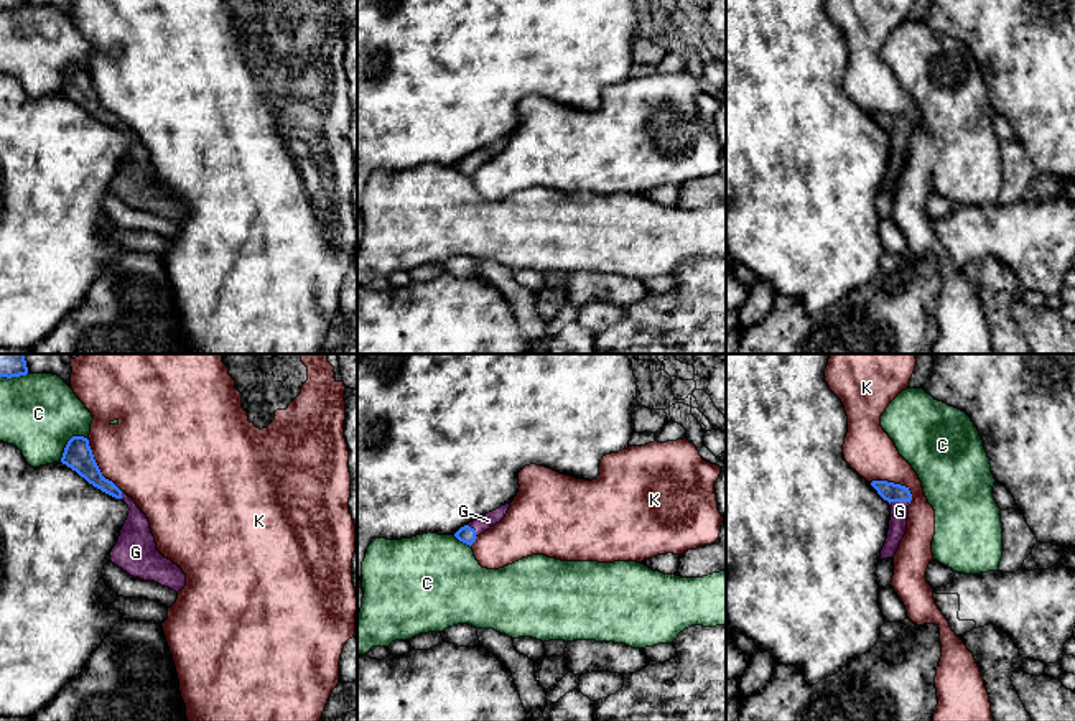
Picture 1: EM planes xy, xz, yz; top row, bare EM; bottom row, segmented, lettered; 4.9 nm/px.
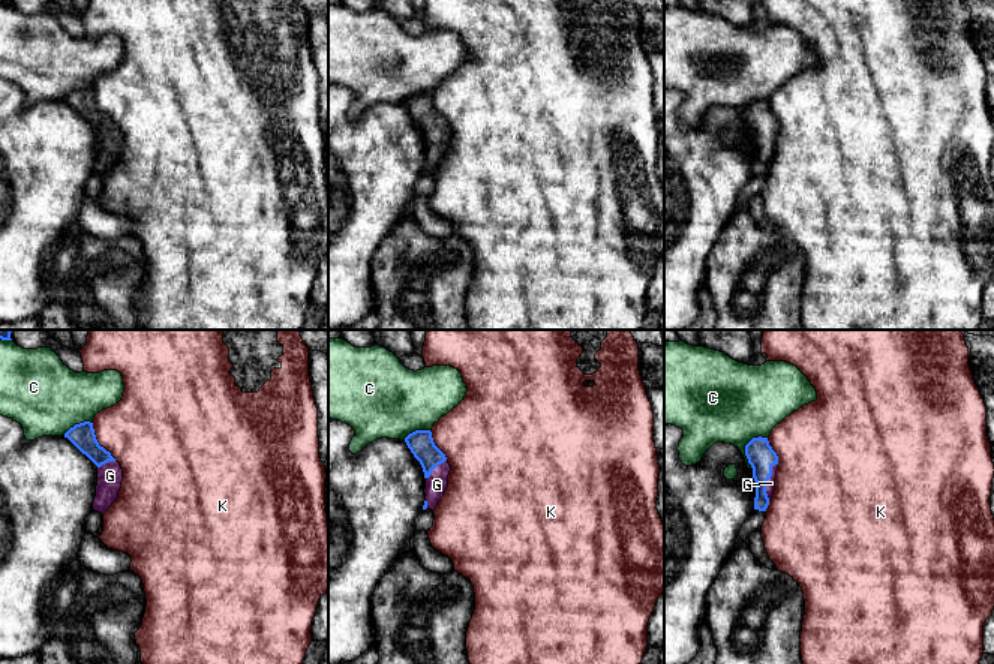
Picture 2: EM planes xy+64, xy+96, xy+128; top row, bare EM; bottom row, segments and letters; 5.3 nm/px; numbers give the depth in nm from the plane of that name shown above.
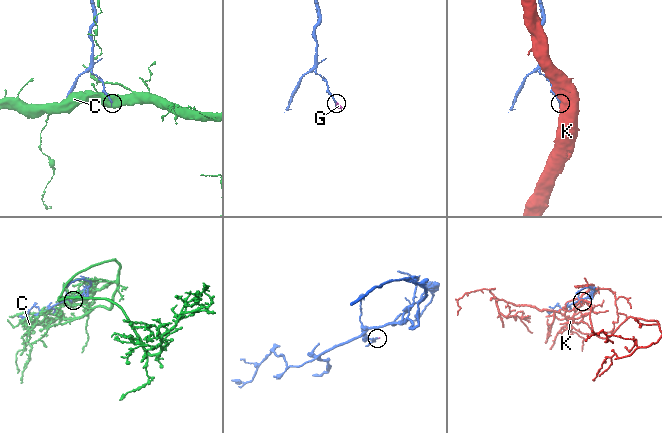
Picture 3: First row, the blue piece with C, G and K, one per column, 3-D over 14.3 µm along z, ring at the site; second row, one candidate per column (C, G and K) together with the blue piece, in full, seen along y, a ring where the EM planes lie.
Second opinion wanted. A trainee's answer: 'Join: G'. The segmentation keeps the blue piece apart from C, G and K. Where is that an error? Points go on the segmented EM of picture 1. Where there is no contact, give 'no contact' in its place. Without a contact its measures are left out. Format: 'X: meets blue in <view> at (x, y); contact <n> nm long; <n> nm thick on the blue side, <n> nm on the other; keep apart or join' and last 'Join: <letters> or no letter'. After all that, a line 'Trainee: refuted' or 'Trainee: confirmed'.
C: meets blue in xy at (68, 441); contact 180 nm long; 140 nm thick on the blue side, 380 nm on the other; keep apart
G: meets blue in yz at (899, 501); contact 100 nm long; 100 nm thick on the blue side, 100 nm on the other; join
K: meets blue in xy at (97, 468); contact 300 nm long; 140 nm thick on the blue side, 420 nm on the other; keep apart
Join: G
Trainee: confirmed

